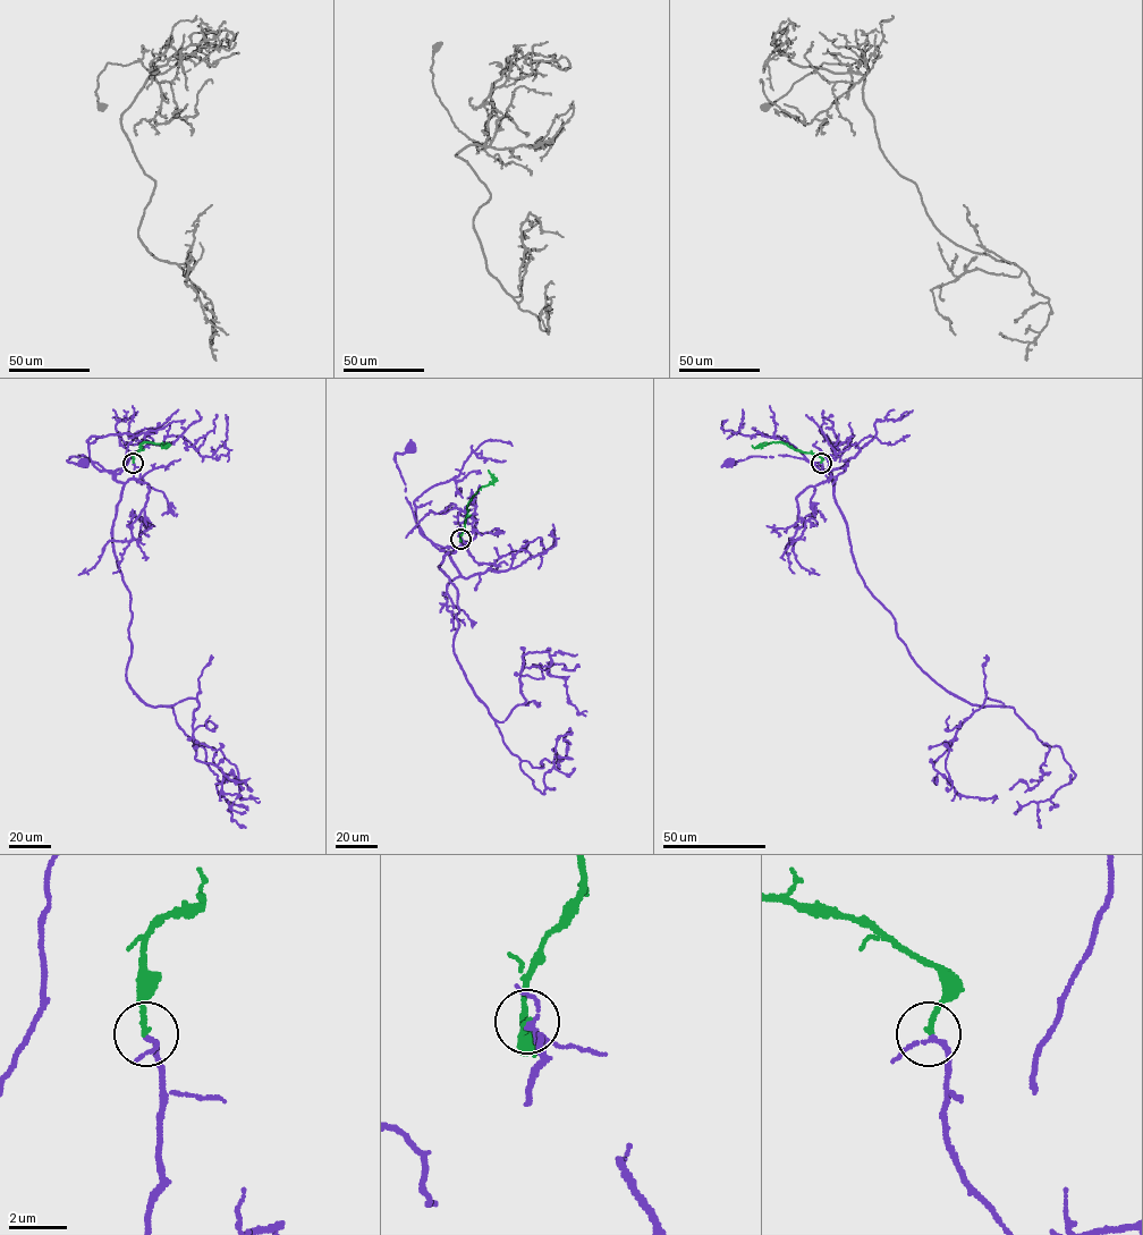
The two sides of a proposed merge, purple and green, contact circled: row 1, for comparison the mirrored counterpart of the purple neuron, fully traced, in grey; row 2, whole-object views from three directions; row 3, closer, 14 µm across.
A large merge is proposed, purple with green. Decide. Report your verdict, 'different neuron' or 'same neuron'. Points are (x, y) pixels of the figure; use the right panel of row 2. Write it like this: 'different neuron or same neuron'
same neuron

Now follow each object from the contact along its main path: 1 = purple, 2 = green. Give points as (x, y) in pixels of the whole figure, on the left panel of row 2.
1: (133, 462), (134, 476), (124, 483), (84, 456), (67, 460), (84, 463)
2: (133, 462), (141, 443), (161, 445)

